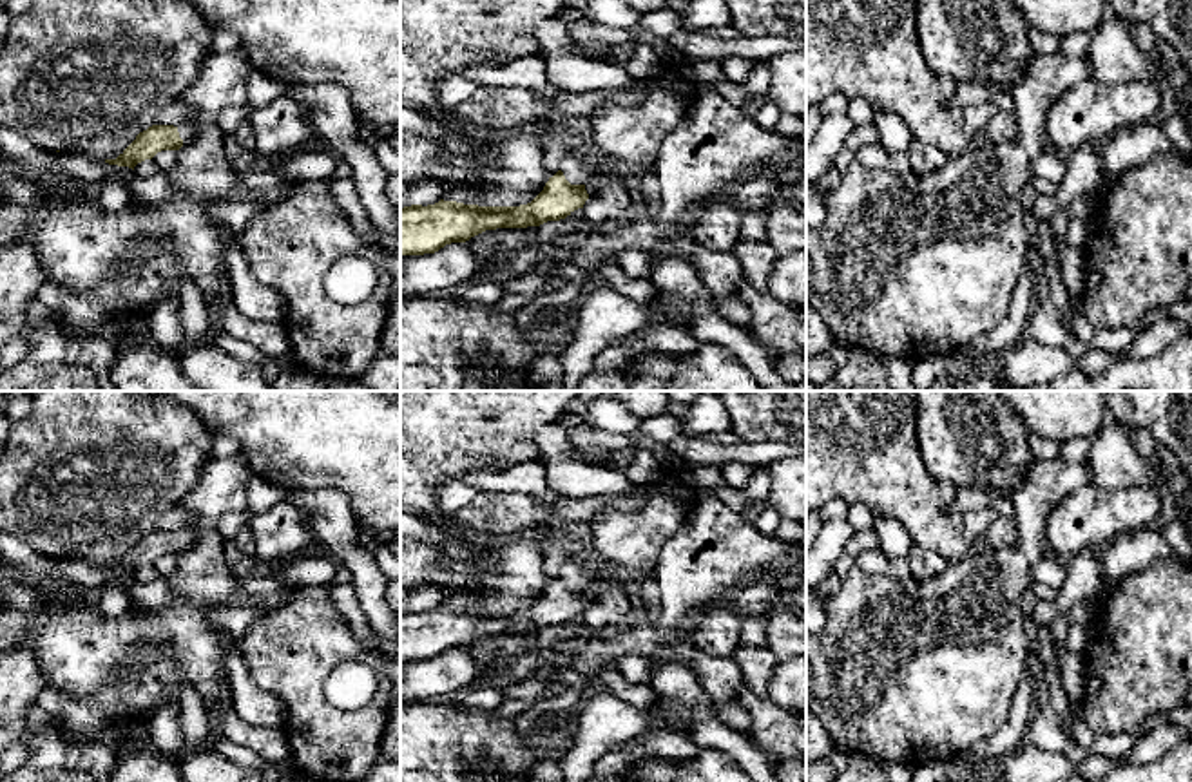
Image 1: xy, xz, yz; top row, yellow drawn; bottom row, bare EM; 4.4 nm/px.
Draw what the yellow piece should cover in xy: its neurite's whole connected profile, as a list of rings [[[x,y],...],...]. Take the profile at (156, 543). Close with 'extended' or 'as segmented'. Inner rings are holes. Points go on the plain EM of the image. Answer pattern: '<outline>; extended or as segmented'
[[[183,527],[179,532],[152,530],[139,538],[116,565],[105,565],[105,568],[134,576],[138,568],[152,565],[161,556],[179,556],[194,536],[194,527]]]; extended

